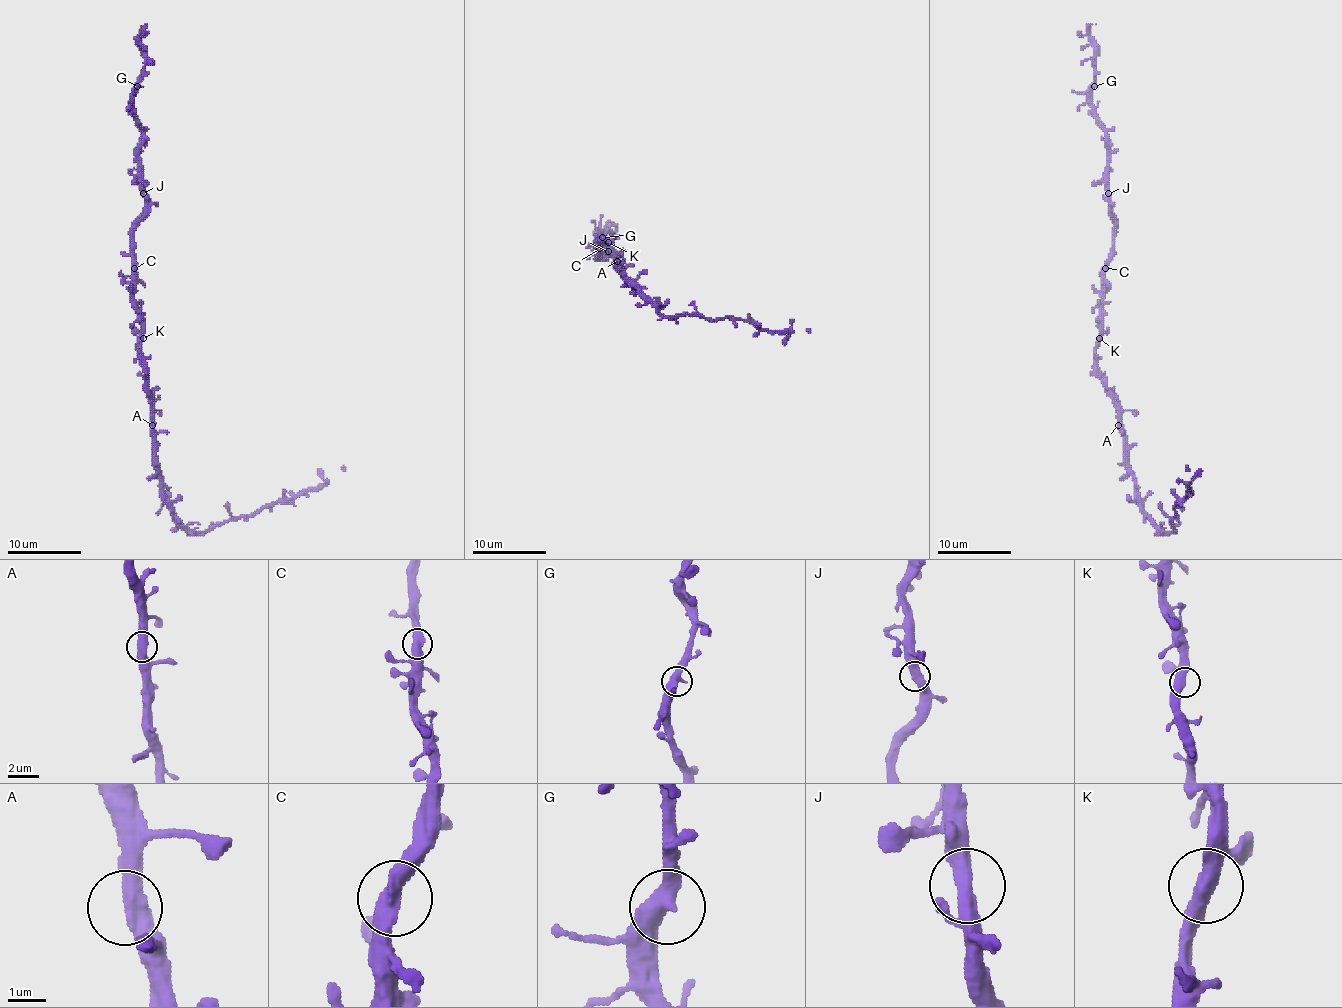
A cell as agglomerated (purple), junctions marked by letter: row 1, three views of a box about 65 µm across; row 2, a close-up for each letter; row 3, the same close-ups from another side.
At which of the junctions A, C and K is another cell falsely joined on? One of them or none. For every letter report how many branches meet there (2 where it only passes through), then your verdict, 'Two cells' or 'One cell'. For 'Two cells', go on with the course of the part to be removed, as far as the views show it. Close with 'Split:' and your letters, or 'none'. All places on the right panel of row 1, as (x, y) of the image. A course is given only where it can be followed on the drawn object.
A: Branches: 2. One cell
C: Branches: 2. One cell
K: Branches: 2. One cell
Split: none

